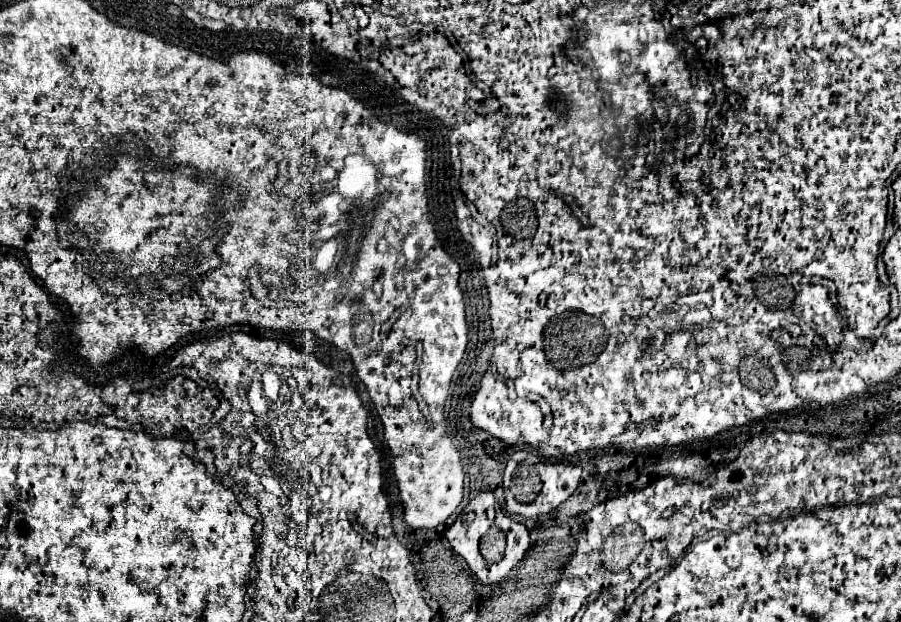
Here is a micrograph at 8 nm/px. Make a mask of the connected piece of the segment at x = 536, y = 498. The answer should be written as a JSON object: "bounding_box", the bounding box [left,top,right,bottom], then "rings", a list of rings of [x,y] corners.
{"bounding_box":[503,451,581,517],"rings":[[[517,451],[509,457],[503,473],[505,507],[509,513],[521,517],[539,517],[555,511],[579,485],[581,467],[571,463],[543,463],[533,453]]]}

